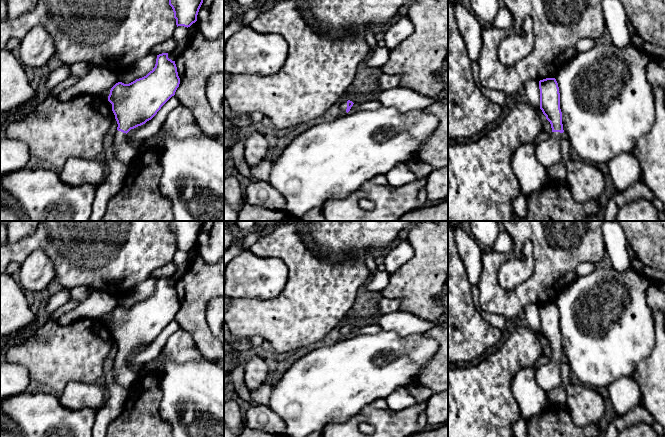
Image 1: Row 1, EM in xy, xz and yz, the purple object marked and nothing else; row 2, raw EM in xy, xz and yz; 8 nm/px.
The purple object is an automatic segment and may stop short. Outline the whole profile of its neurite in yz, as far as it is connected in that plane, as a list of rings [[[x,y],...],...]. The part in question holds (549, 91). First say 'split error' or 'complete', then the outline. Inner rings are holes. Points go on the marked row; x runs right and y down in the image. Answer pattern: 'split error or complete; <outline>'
split error; [[[555,78],[539,81],[540,109],[550,122],[550,137],[535,145],[535,155],[539,163],[547,171],[561,160],[560,140],[563,137],[562,112],[560,109],[560,93]]]

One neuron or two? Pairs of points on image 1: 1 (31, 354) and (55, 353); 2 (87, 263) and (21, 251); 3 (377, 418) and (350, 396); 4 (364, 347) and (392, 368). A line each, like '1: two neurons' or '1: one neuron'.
1: one neuron
2: one neuron
3: two neurons
4: one neuron

